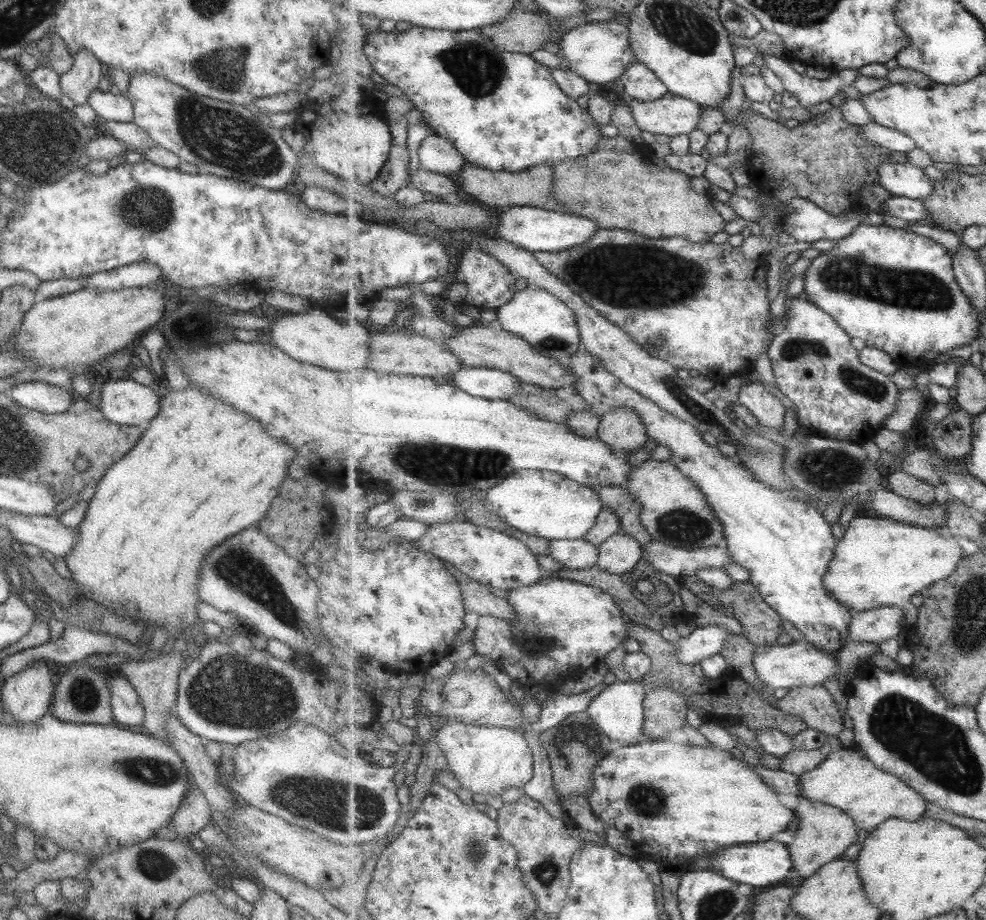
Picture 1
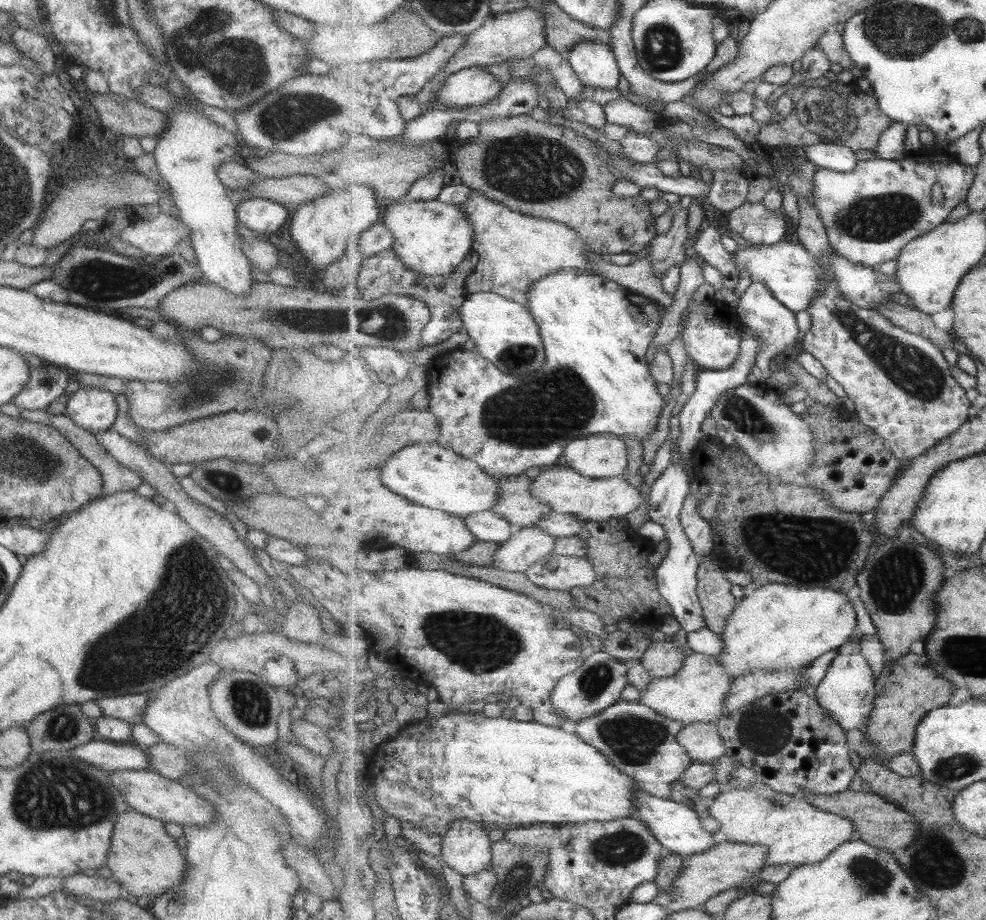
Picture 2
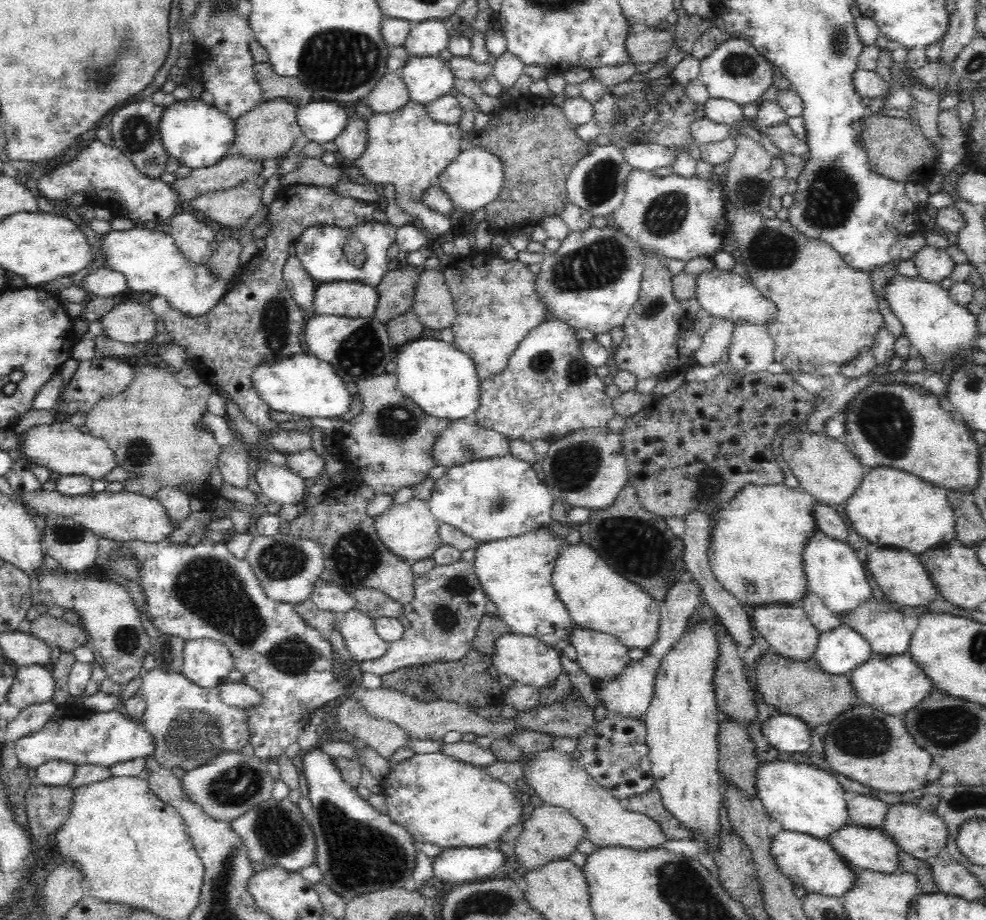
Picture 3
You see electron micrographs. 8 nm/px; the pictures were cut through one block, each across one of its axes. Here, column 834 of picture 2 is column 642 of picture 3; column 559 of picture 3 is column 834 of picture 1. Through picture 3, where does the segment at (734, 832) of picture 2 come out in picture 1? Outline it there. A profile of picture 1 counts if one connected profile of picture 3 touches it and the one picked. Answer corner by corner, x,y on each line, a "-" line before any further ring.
855,746
833,749
823,764
819,764
811,772
799,775
799,783
801,783
800,797
842,808
855,819
859,830
867,833
873,832
886,820
897,817
908,821
919,821
919,818
925,818
927,812
925,797
895,773
877,768
866,754
861,756

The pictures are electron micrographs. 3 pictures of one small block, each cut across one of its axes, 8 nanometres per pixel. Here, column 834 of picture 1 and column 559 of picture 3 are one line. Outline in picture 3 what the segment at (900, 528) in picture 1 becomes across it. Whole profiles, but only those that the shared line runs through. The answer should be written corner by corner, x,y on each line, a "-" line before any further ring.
569,542
556,560
552,584
566,604
572,622
578,628
615,636
628,649
652,648
660,634
660,603
637,584
616,574
596,554
588,544

